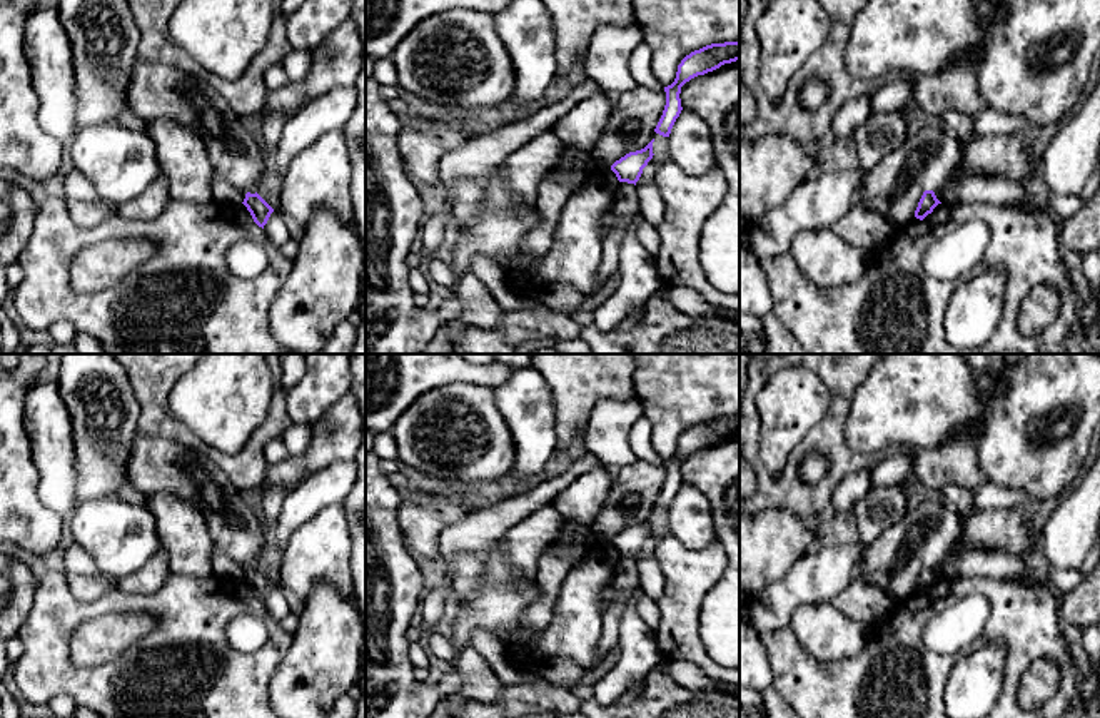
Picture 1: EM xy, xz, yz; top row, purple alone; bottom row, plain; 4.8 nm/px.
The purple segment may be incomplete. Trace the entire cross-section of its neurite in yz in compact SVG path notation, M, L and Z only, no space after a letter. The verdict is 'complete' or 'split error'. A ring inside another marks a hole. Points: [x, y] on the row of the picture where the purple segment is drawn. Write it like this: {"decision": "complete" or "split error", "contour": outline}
{"decision": "complete", "contour": "M925 190L915 210L915 217L923 220L938 204L941 202L936 199L935 192Z"}

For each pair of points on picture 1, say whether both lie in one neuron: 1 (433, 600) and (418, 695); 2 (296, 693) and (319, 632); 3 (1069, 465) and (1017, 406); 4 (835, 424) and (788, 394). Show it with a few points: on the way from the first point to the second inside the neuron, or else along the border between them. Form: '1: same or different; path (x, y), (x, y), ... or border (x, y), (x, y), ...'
1: different; border (411, 626), (406, 635), (409, 643)
2: same; path (314, 685), (314, 673), (319, 668), (319, 650)
3: same; path (1049, 456), (1025, 443), (1025, 426)
4: different; border (822, 379), (828, 393), (828, 409), (795, 444)

